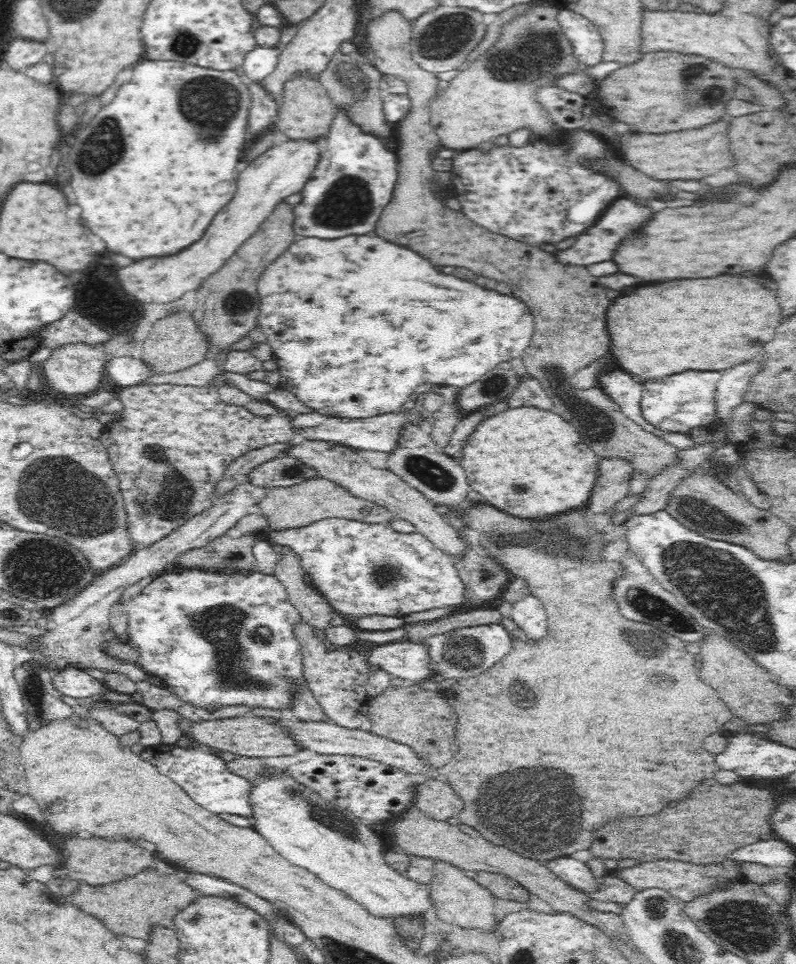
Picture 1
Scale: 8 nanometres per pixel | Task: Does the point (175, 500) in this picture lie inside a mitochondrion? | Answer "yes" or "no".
yes

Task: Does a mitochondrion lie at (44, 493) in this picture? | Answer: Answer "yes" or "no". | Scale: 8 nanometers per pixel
yes

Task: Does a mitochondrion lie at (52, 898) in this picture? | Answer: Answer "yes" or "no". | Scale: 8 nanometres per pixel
no

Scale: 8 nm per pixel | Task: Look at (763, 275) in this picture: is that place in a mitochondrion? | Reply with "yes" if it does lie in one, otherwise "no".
no

